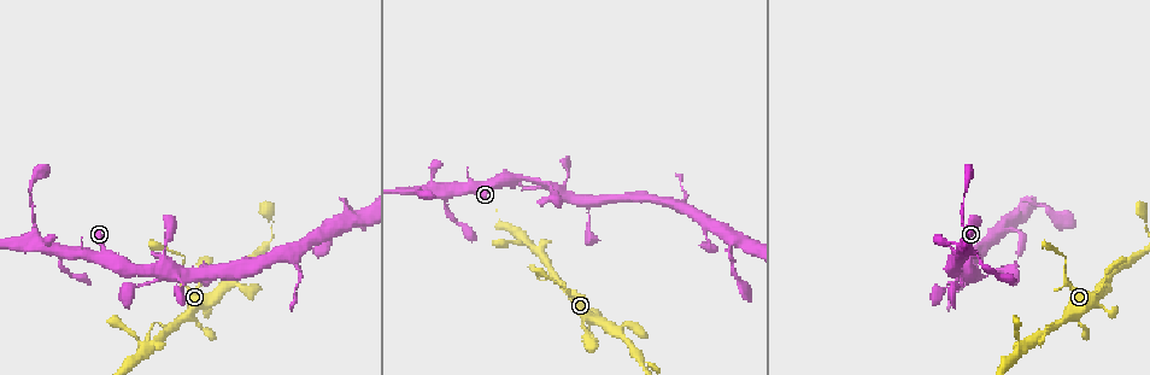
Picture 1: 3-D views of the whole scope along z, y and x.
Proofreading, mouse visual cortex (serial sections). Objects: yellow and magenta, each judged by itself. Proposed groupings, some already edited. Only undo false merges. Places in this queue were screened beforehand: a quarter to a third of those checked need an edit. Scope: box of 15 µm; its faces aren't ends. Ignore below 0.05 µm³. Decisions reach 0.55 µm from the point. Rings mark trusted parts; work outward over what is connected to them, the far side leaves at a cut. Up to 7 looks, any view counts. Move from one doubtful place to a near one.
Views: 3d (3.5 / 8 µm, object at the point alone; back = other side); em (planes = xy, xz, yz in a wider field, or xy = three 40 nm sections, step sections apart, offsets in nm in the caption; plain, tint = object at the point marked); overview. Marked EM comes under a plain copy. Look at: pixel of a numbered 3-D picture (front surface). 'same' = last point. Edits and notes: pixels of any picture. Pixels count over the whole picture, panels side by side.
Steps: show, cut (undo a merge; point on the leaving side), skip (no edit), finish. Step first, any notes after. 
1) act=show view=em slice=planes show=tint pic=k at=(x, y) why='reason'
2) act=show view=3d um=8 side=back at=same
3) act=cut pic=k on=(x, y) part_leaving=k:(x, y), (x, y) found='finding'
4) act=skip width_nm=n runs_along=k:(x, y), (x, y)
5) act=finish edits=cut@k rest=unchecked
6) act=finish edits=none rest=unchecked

act=show view=3d um=3.5 pic=1 at=(566, 292) why='a narrow waist'

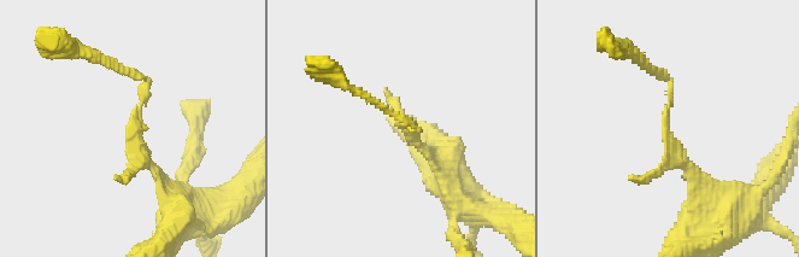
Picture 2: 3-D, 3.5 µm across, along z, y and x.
act=show view=em slice=xy step=5 show=tint pic=2 at=(667, 108) why='now the EM'

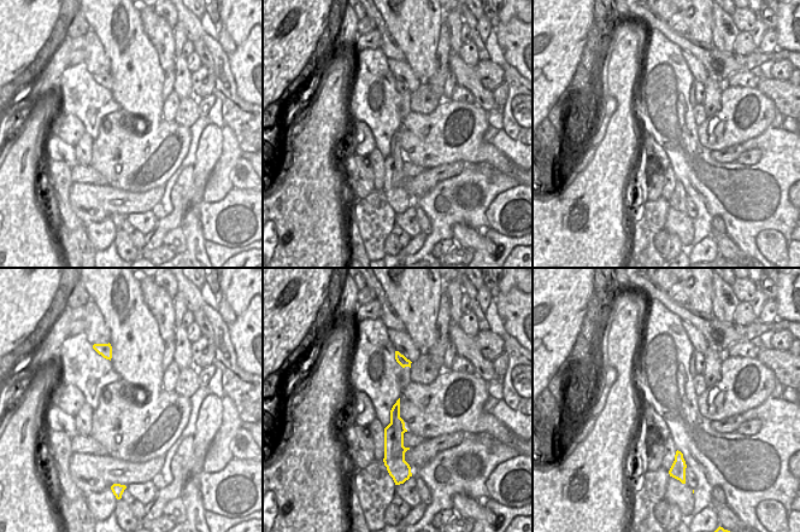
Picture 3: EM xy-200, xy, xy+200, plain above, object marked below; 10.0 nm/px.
act=cut pic=2 on=(119, 69) width_nm=170 part_leaving=2:(140, 98), (133, 72), (63, 46) found='two cells meet here'

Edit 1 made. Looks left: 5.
act=show view=overview

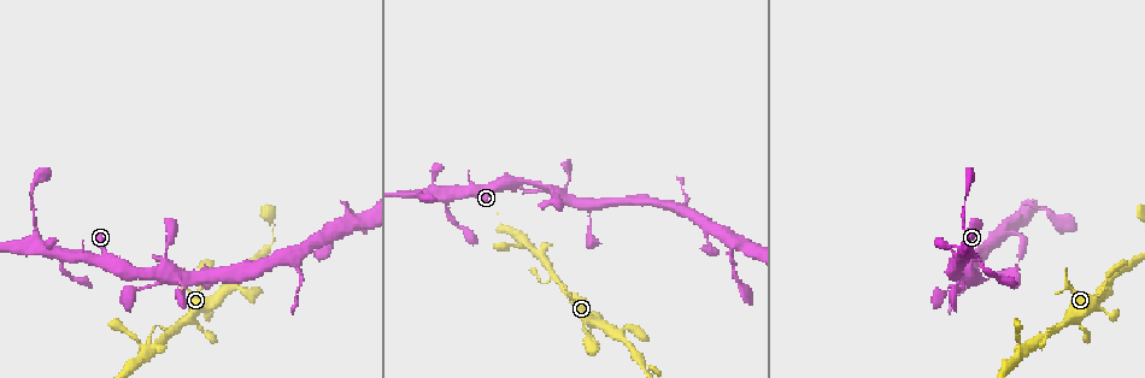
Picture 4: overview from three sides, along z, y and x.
act=show view=3d um=3.5 pic=4 at=(947, 289) why='calibre changes'

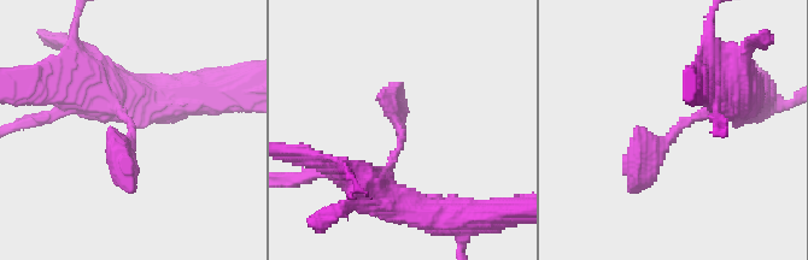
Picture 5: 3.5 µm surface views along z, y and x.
act=show view=em slice=xy step=1 show=tint pic=5 at=(681, 122) why='now the EM'

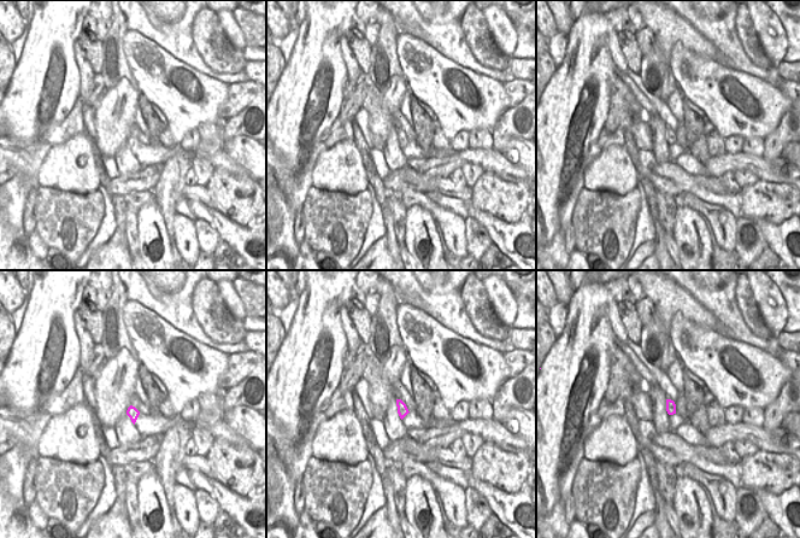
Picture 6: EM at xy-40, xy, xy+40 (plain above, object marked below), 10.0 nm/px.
act=show view=em slice=planes show=tint at=same

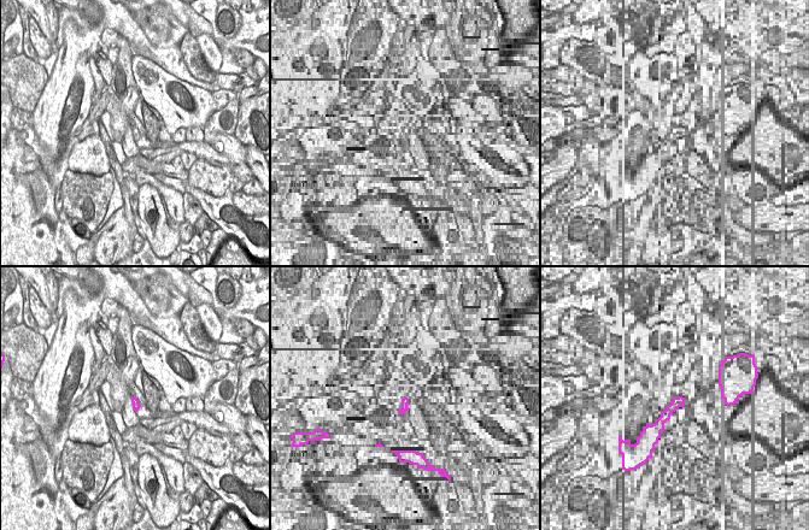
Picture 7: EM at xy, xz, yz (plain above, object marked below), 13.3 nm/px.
act=skip runs_along=5:(724, 94), (683, 123), (633, 187) found='continuous, no second cell'

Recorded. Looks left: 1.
act=finish edits=cut@2 rest=unchecked

